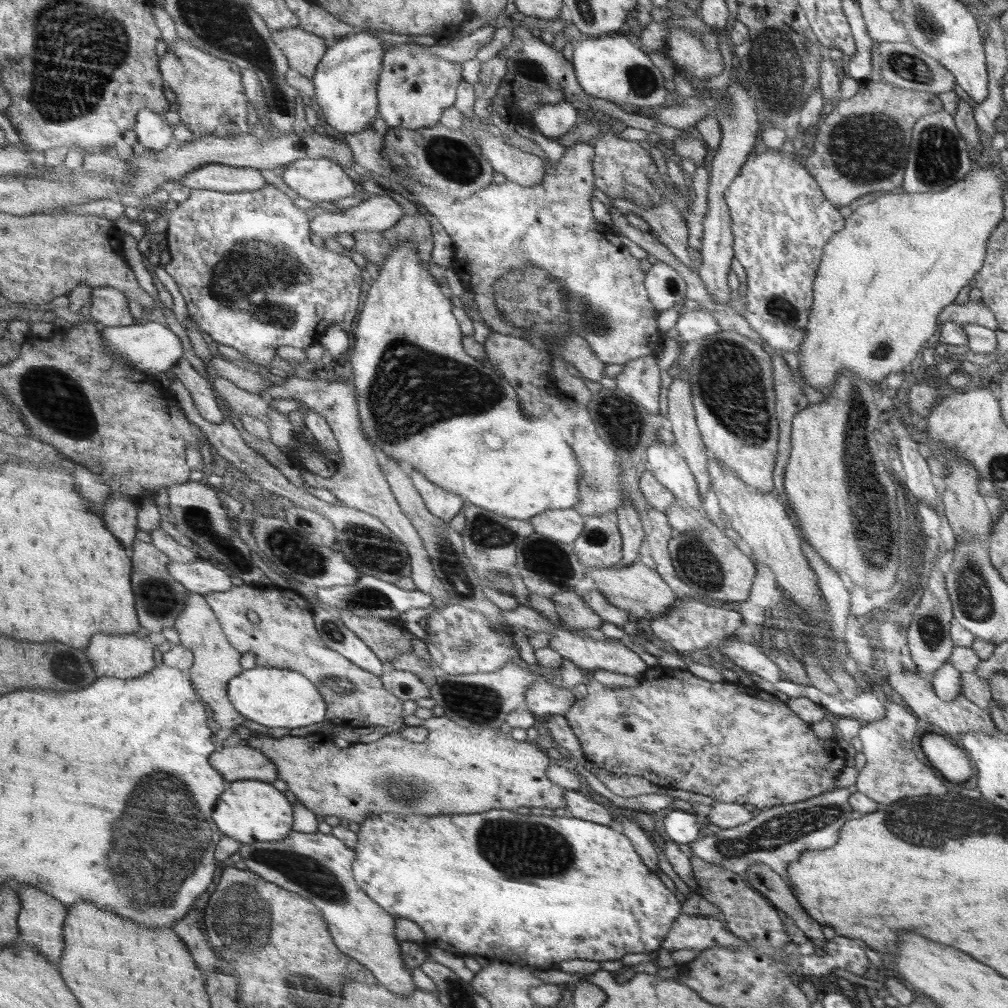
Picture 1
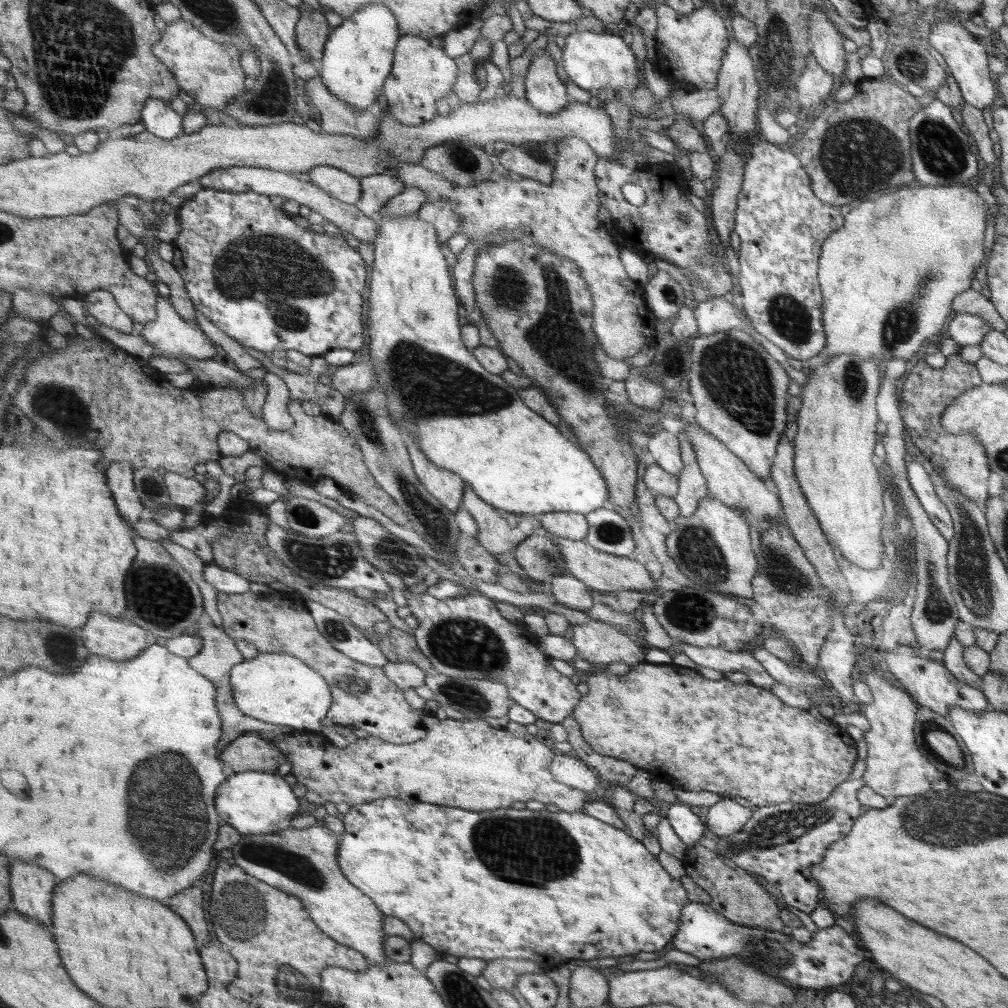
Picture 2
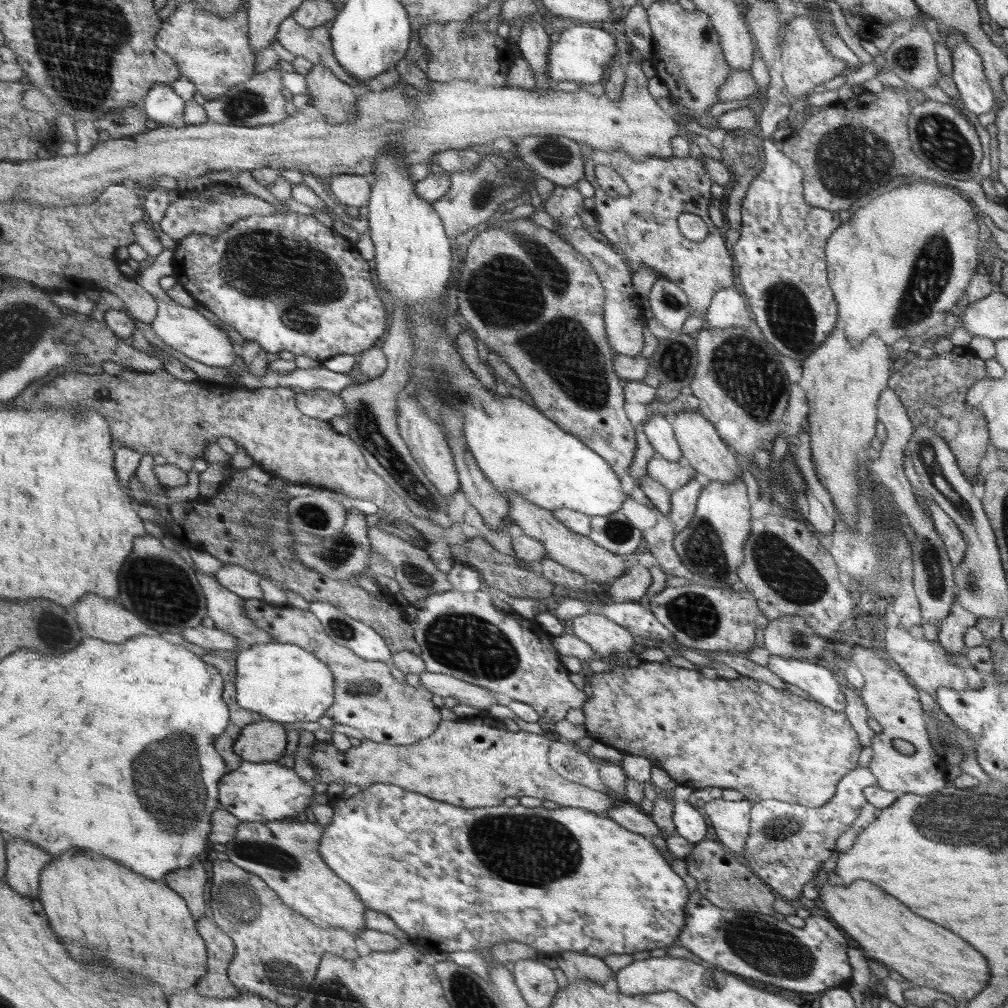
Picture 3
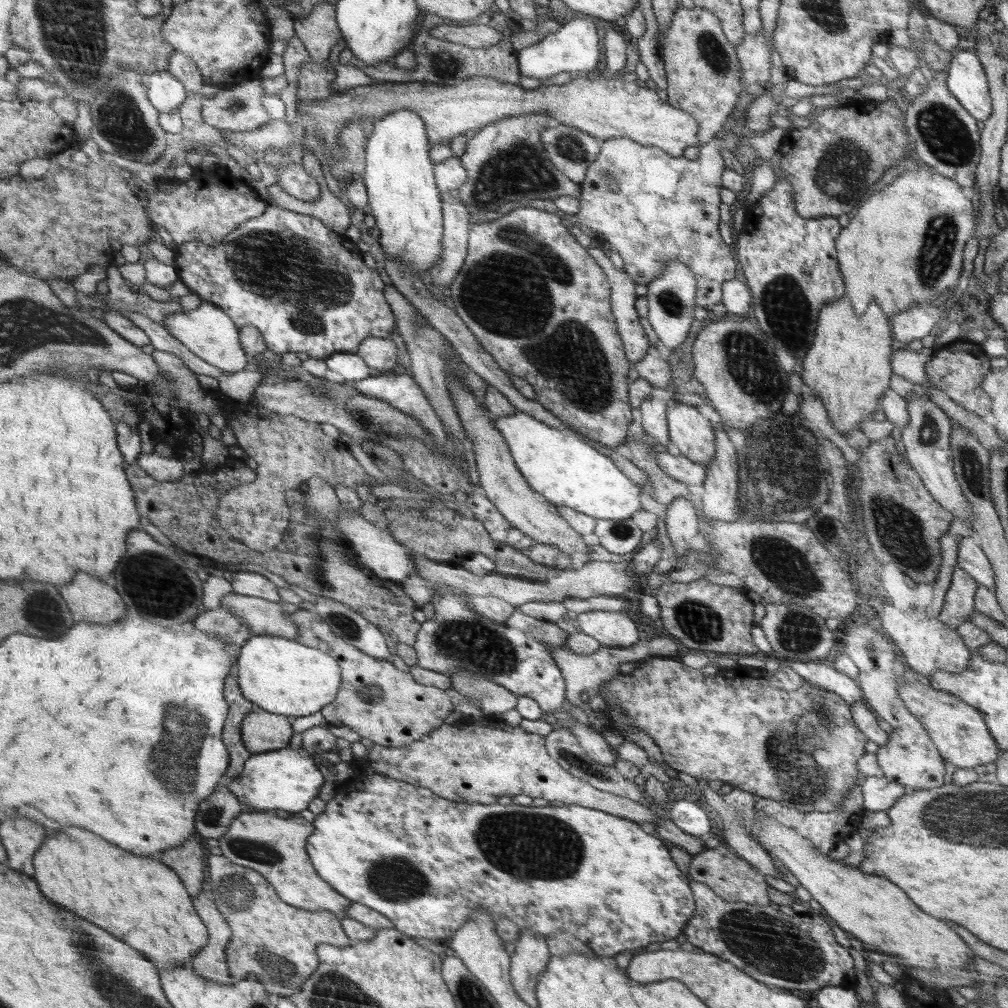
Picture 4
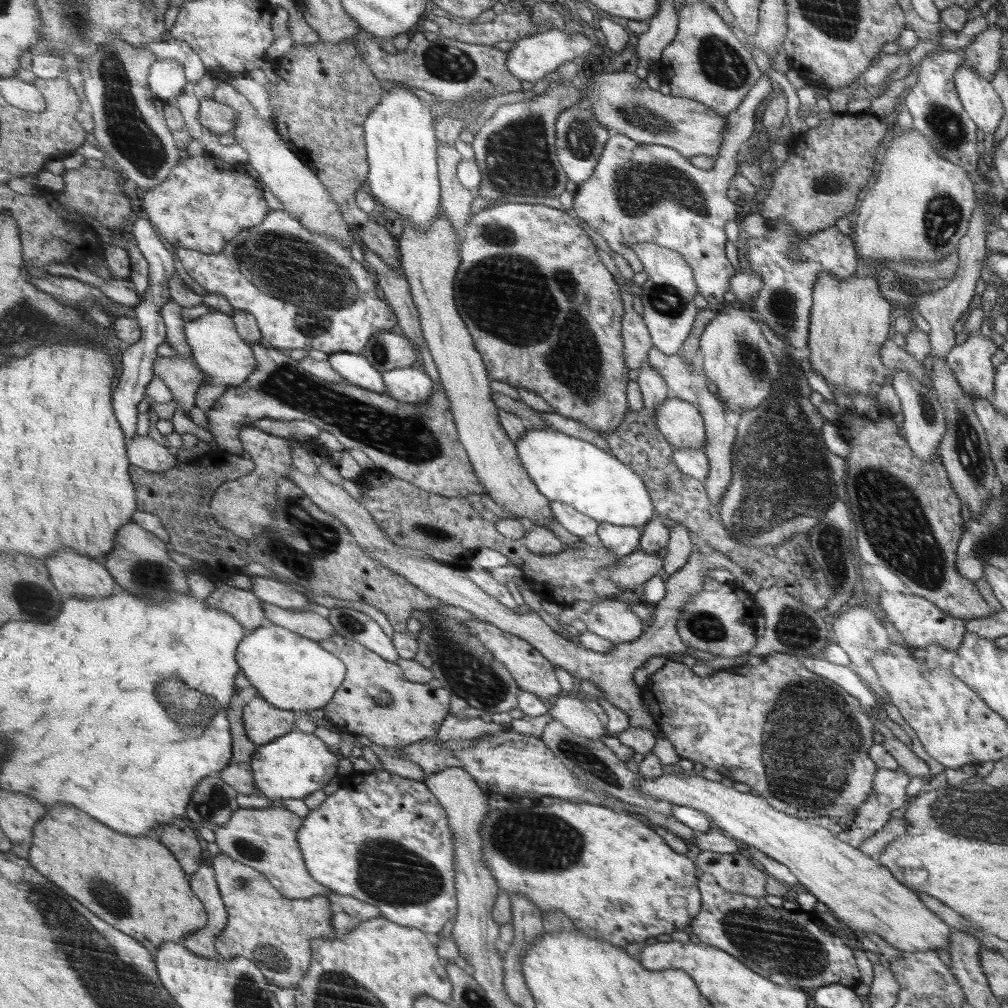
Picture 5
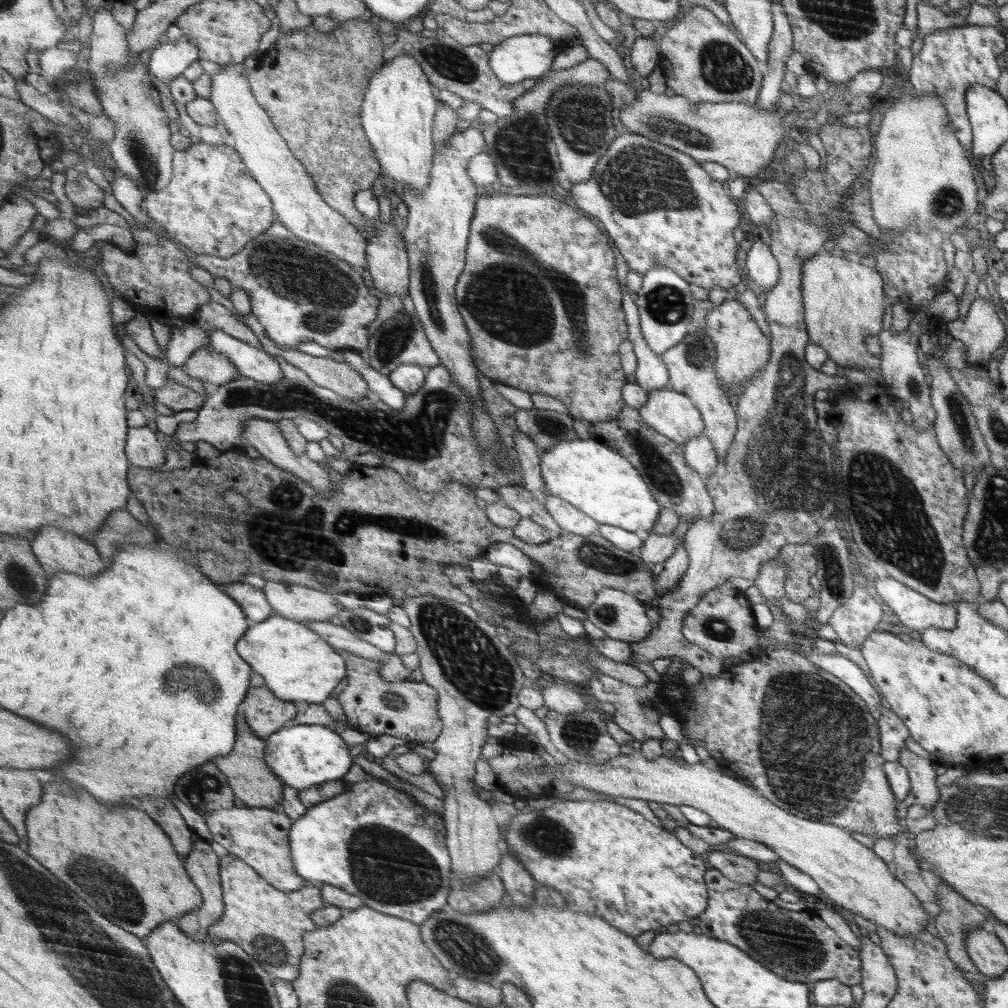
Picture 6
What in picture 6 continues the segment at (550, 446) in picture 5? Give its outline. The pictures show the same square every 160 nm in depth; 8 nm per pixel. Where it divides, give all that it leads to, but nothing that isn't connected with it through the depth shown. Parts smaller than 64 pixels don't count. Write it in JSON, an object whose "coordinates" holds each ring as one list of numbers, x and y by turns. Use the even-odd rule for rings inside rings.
{"coordinates":[[594,438,558,442,542,450,540,468,545,490,596,519,600,525,644,532,654,528,662,512,640,473,617,452]]}

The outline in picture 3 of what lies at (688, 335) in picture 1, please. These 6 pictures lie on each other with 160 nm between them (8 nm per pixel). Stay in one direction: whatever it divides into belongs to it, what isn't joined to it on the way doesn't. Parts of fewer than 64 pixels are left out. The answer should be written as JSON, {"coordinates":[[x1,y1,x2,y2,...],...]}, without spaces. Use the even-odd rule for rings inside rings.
{"coordinates":[[734,287,717,293,710,308,704,313,706,314,705,326,707,328,740,326,748,329,753,326,750,312,746,308,746,298]]}

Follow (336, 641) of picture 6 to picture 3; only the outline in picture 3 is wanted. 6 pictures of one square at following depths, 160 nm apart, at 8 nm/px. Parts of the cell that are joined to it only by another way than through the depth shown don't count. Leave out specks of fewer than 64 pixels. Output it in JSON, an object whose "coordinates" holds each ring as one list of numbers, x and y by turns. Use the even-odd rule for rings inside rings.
{"coordinates":[[197,569,197,575,204,587,207,601,209,602,209,616,215,621,215,626,224,633,228,633,236,639,240,640,240,644,243,647,250,648,254,645,262,645,272,642,270,634,266,633,259,626,256,626,245,611,244,598,230,592,227,588,224,588,217,580,216,577]]}

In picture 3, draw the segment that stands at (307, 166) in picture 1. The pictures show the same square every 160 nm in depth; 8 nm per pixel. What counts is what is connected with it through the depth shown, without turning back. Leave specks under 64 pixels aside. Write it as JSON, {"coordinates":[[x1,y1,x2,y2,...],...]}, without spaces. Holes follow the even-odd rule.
{"coordinates":[[356,174,332,176,324,180,328,193,342,205,367,207,371,199,370,178]]}

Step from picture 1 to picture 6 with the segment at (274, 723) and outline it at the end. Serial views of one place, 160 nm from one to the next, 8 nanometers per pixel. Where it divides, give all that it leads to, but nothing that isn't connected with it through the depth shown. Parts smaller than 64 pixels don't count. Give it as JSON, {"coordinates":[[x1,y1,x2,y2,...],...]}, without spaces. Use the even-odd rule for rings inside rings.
{"coordinates":[[272,614,270,617,251,626,243,638,238,643,238,652,251,664,256,674,264,678,264,687,272,690,276,696,284,701,307,702,323,704,330,692,340,684,340,680,346,676,345,658,338,656,339,652,334,652,330,648,326,639,322,639,318,632,306,623,292,618,286,618,280,614]]}

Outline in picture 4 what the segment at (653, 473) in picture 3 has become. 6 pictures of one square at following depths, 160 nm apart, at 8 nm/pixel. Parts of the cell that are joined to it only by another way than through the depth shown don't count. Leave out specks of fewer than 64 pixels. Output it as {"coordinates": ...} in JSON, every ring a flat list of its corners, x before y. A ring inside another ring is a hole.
{"coordinates":[[668,452,660,453,656,457,656,462,668,476,684,484,702,485,706,480,707,467,703,463,692,462,682,454,674,456]]}

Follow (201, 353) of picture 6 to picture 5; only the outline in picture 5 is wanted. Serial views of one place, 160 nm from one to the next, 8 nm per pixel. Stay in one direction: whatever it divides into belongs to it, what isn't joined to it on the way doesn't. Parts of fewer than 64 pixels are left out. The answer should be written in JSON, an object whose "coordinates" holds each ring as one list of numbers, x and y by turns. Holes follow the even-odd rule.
{"coordinates":[[183,355,160,356,153,369,155,374,172,389,175,400,183,406,187,414,197,407,196,396,198,396,200,386,203,385,204,376,213,378,203,370,194,356,192,358,186,358]]}

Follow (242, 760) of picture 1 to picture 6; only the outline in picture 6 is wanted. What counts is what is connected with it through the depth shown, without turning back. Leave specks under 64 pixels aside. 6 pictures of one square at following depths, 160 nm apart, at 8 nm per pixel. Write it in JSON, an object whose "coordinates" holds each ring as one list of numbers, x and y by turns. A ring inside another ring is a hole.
{"coordinates":[[264,686,248,690,247,701,240,710,246,715,248,726,262,739,289,725,298,716,295,702,280,699]]}

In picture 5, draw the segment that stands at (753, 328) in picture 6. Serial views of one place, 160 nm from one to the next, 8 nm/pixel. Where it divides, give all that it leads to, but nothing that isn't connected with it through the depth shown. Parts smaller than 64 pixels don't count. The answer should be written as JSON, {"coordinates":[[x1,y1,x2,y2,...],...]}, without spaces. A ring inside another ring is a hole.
{"coordinates":[[736,303,717,312,706,325,699,338,699,348,703,370,710,381,716,384,717,393,727,403,729,410,743,412,762,405,774,392,774,384,781,377,772,348,760,334,758,324,752,320,750,313,740,312]]}

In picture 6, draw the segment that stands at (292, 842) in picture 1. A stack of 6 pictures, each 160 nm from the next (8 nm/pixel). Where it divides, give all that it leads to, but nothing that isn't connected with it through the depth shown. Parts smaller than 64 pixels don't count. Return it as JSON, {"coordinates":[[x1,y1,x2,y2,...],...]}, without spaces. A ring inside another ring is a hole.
{"coordinates":[[264,807,221,808,205,817,206,822,214,834,214,840,243,859,255,868,272,886,280,890,292,892,300,890,308,883,303,876,295,870,291,857,291,826,294,820,288,818,280,809,267,809]]}

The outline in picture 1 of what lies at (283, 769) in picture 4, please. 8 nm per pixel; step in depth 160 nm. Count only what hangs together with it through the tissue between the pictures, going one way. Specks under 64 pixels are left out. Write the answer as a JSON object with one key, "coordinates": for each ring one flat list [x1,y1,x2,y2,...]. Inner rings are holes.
{"coordinates":[[258,779,236,780,228,783,224,798,220,798,220,810,215,812,220,832,243,844,278,841,292,830,292,806,274,786]]}

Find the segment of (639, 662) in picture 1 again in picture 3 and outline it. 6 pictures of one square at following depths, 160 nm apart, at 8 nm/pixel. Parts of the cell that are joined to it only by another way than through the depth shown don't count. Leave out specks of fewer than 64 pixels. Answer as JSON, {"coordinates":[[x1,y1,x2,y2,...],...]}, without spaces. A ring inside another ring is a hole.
{"coordinates":[[588,612,572,620,570,632,590,645,599,658,631,651,638,641,626,627,603,614]]}

